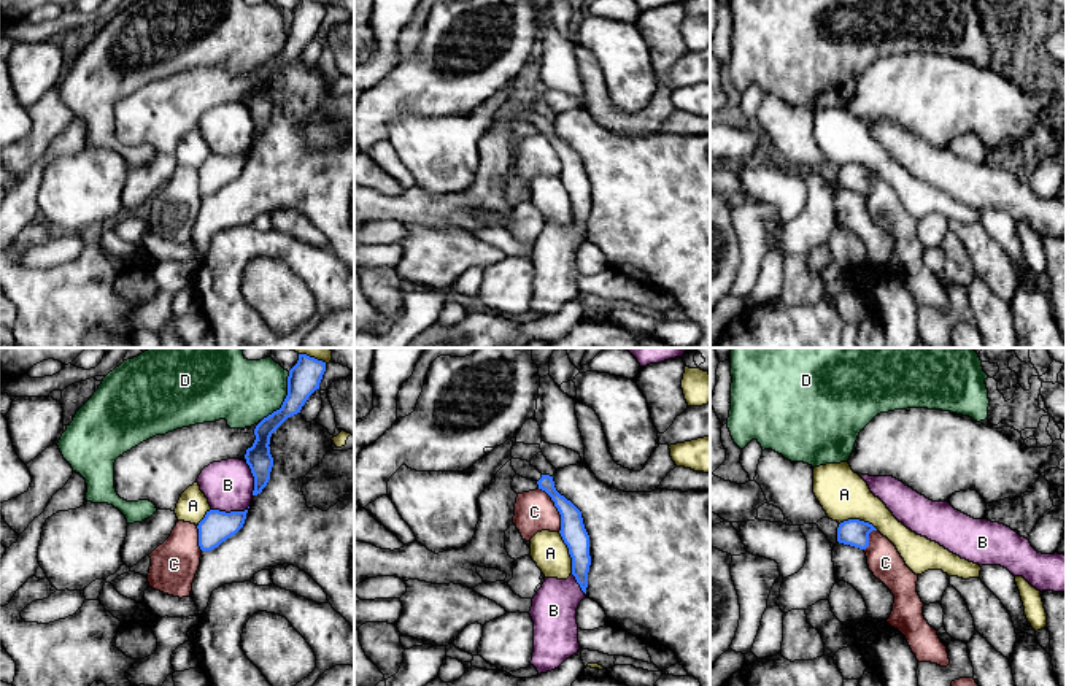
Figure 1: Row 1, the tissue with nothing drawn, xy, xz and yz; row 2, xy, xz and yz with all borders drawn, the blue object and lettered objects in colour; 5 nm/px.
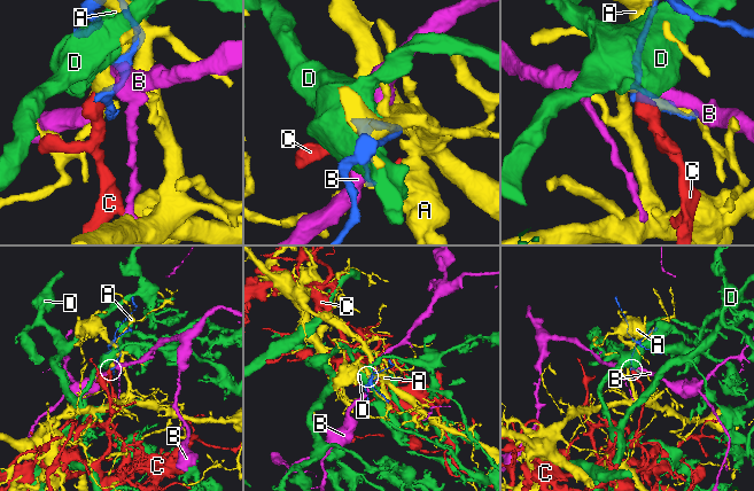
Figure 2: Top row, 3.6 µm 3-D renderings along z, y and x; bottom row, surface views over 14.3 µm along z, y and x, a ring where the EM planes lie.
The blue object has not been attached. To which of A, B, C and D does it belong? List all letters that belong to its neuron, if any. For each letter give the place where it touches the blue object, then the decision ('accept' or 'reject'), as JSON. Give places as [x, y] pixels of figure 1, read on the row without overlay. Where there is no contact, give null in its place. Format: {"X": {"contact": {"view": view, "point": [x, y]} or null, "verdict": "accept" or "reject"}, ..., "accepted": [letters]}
{"A": {"contact": {"view": "xz", "point": [569, 197]}, "verdict": "reject"}, "B": {"contact": {"view": "xy", "point": [231, 156]}, "verdict": "reject"}, "C": {"contact": {"view": "xz", "point": [556, 151]}, "verdict": "reject"}, "D": {"contact": {"view": "xy", "point": [285, 43]}, "verdict": "reject"}, "accepted": []}

